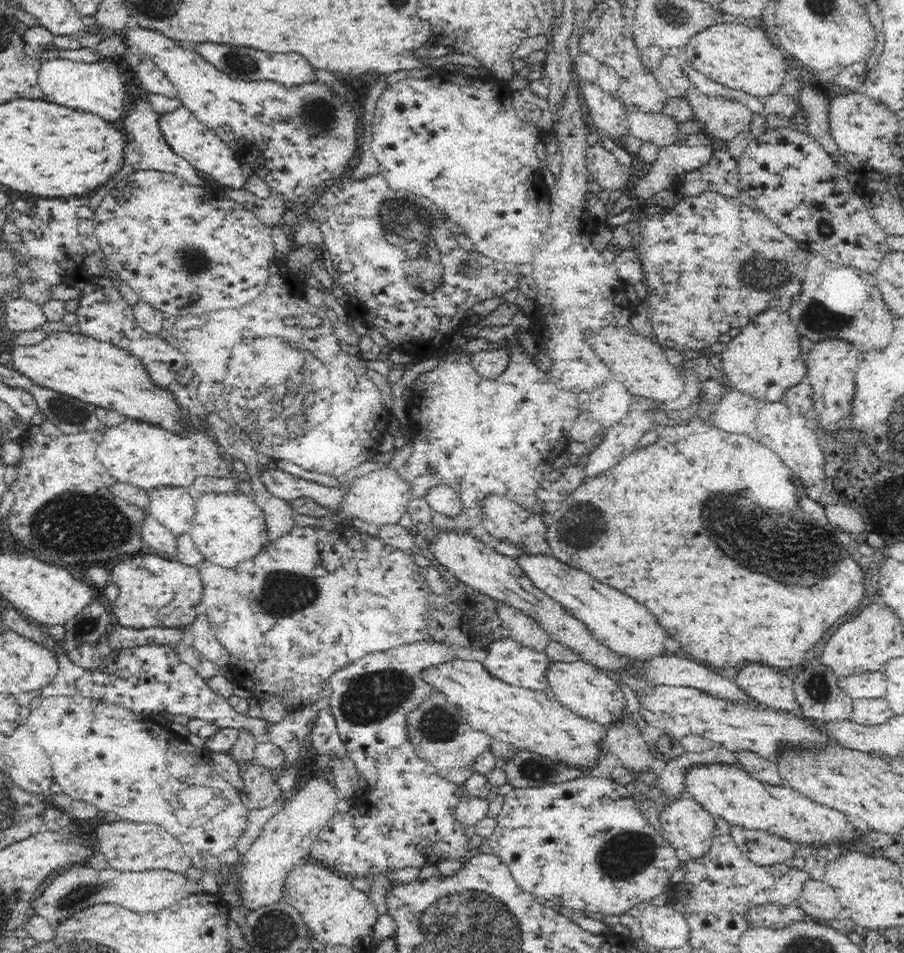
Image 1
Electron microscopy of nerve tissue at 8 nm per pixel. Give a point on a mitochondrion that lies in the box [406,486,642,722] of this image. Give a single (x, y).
(578, 529)

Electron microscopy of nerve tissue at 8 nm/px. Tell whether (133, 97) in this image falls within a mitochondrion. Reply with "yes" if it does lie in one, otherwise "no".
no

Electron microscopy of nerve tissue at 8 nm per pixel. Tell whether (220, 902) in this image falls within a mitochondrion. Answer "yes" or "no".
no

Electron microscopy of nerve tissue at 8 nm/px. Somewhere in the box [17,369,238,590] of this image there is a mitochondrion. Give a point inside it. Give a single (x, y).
(67, 412)

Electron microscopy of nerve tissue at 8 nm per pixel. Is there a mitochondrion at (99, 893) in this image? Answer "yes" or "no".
yes

